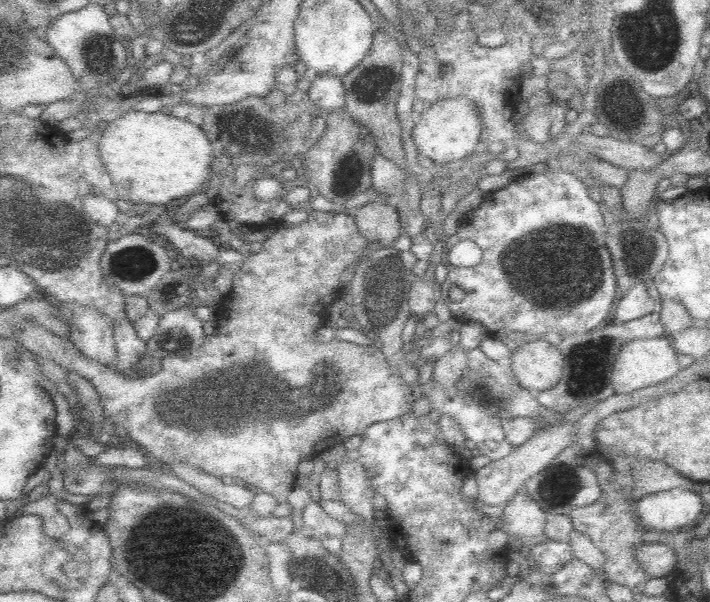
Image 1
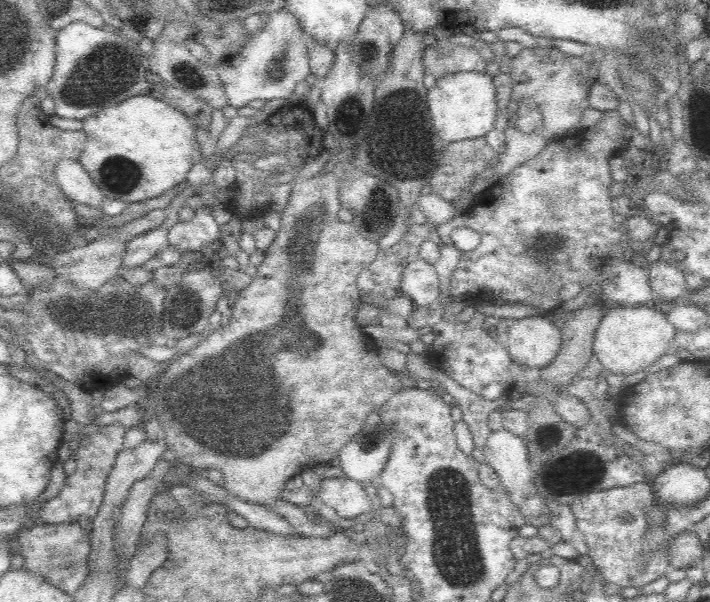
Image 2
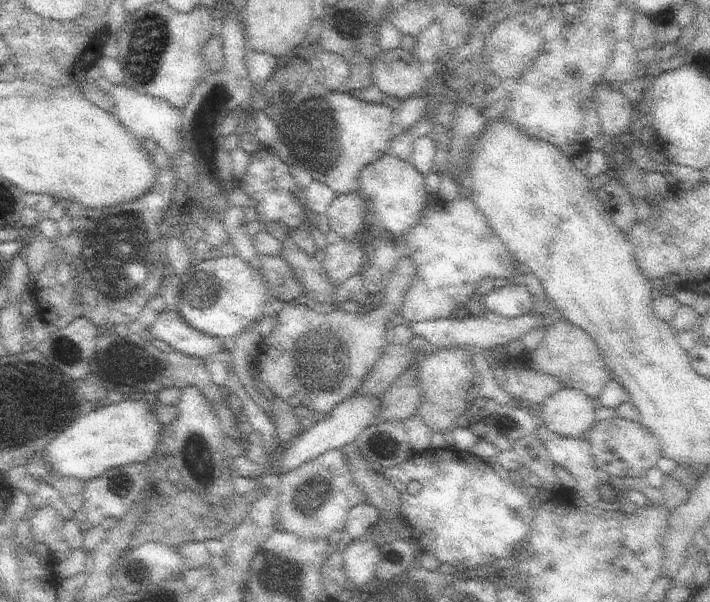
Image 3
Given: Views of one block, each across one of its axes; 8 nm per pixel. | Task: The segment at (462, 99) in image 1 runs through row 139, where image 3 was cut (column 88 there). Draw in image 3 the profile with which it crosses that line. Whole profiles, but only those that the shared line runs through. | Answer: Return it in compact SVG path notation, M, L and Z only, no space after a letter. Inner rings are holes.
M143 398L137 402L121 400L119 404L103 404L97 410L75 418L63 432L49 440L45 448L37 450L37 456L41 456L53 480L71 478L89 482L111 468L145 464L153 456L163 430L149 408L151 406L145 404Z

